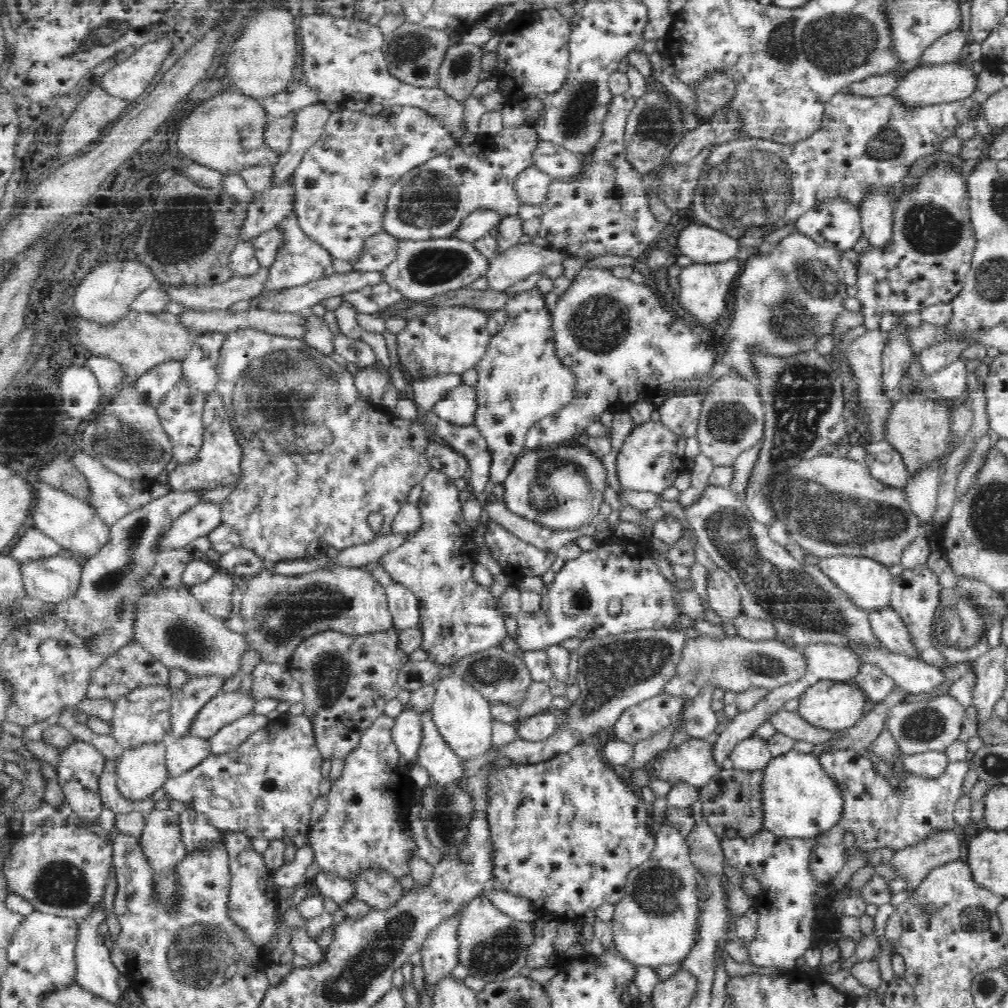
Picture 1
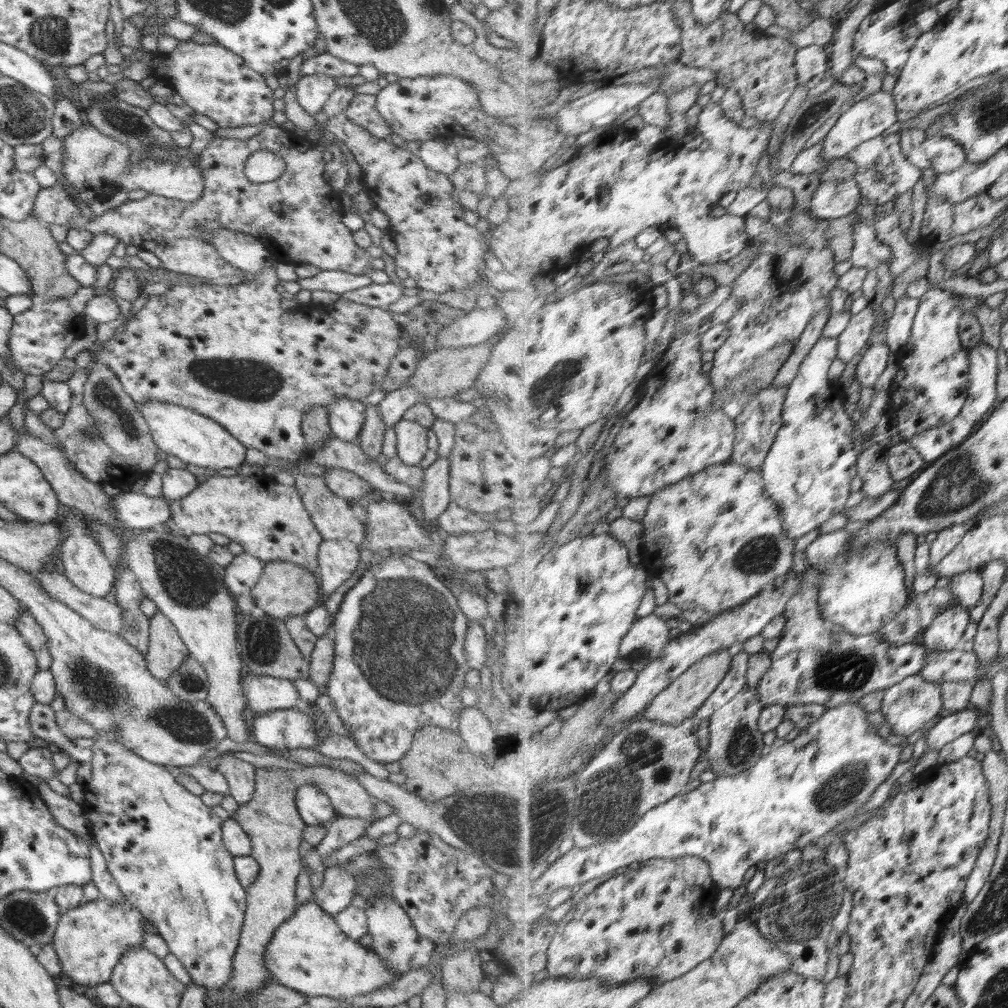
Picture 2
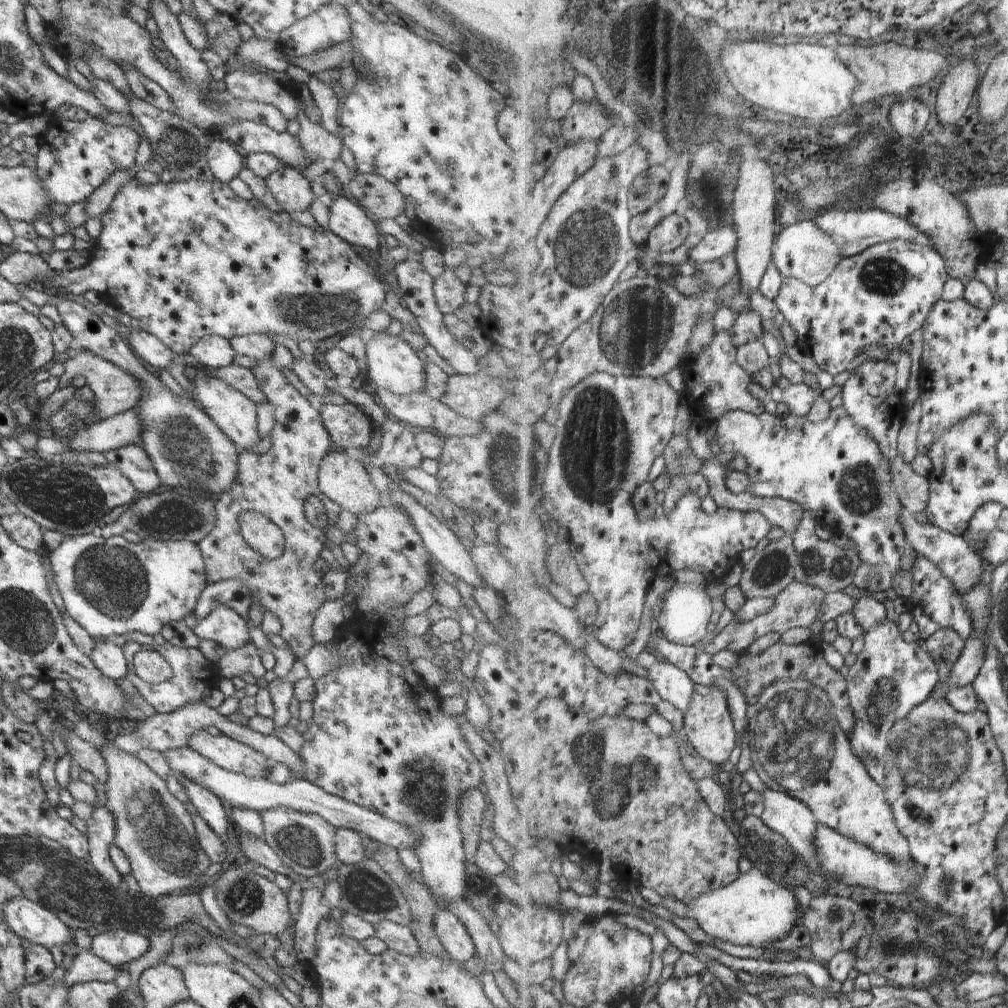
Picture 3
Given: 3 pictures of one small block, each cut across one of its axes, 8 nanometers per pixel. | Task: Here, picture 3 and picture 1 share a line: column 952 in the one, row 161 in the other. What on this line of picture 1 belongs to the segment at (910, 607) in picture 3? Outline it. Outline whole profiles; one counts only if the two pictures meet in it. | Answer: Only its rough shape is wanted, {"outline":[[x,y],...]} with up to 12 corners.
{"outline":[[629,67],[579,178],[522,203],[522,233],[581,262],[637,259],[665,224],[627,162],[649,79]]}

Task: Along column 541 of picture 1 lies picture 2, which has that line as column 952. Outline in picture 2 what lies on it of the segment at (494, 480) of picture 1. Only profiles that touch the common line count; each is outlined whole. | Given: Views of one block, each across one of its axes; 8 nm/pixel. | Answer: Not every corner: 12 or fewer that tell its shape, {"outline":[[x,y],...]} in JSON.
{"outline":[[921,298],[887,414],[904,443],[964,410],[962,320],[986,299]]}

